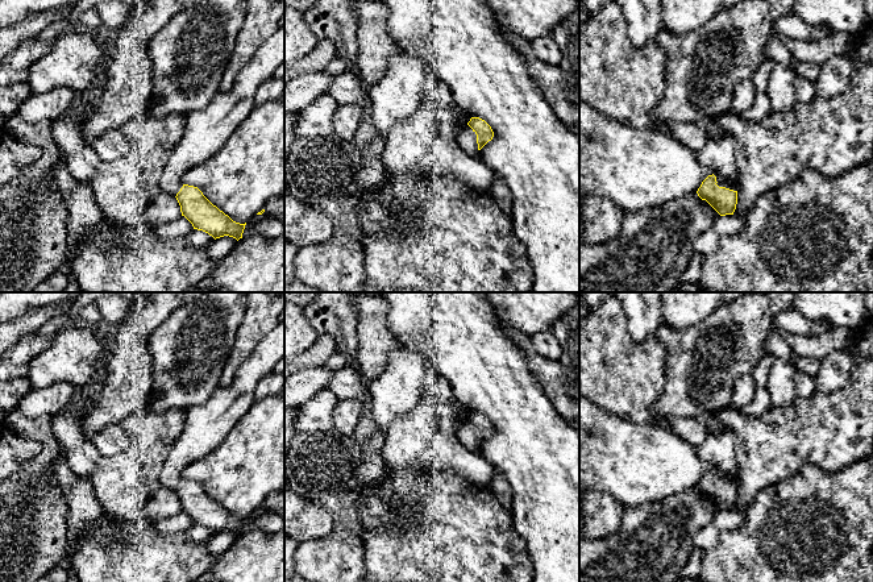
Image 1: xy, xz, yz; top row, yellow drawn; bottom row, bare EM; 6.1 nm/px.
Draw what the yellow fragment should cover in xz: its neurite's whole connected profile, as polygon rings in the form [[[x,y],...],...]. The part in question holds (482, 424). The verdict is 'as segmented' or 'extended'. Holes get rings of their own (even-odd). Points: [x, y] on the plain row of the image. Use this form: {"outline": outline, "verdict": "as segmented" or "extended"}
{"outline": [[[471,412],[456,429],[457,438],[469,450],[477,452],[479,445],[494,432],[491,421],[479,412]]], "verdict": "extended"}

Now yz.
{"outline": [[[724,428],[718,433],[707,433],[697,452],[701,460],[714,466],[702,477],[698,491],[720,511],[733,510],[737,499],[737,462],[732,431]]], "verdict": "extended"}

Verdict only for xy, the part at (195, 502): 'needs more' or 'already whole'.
needs more

